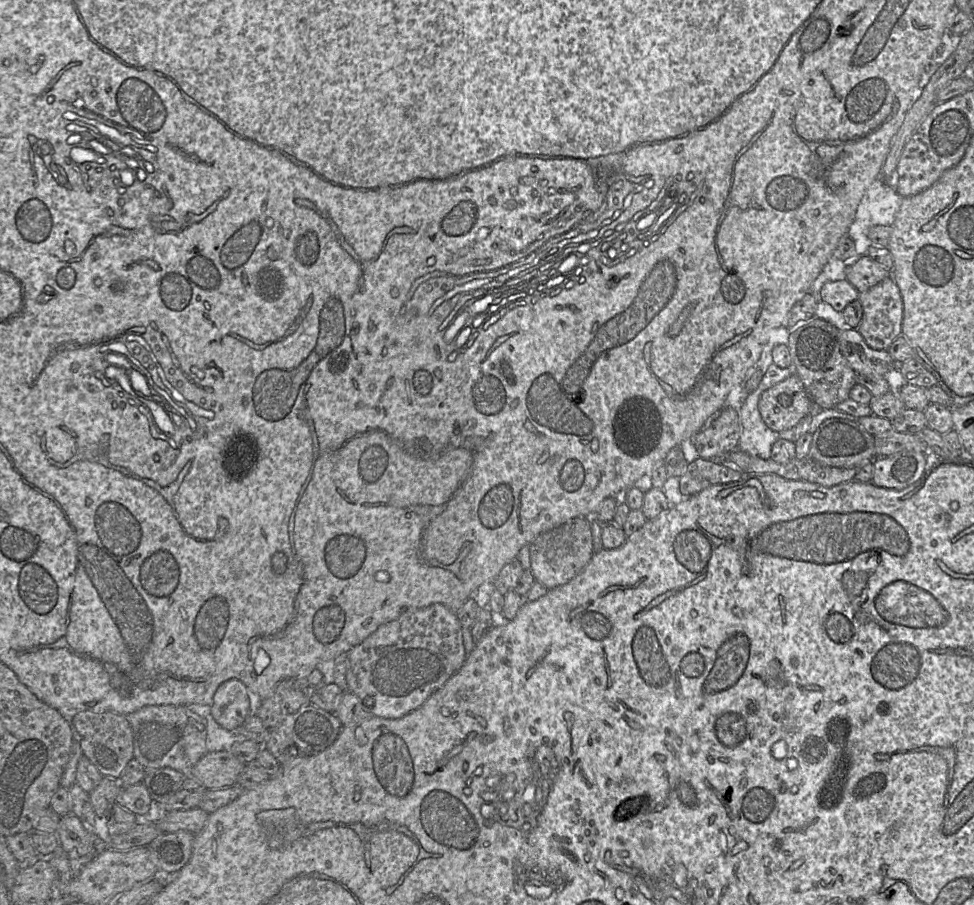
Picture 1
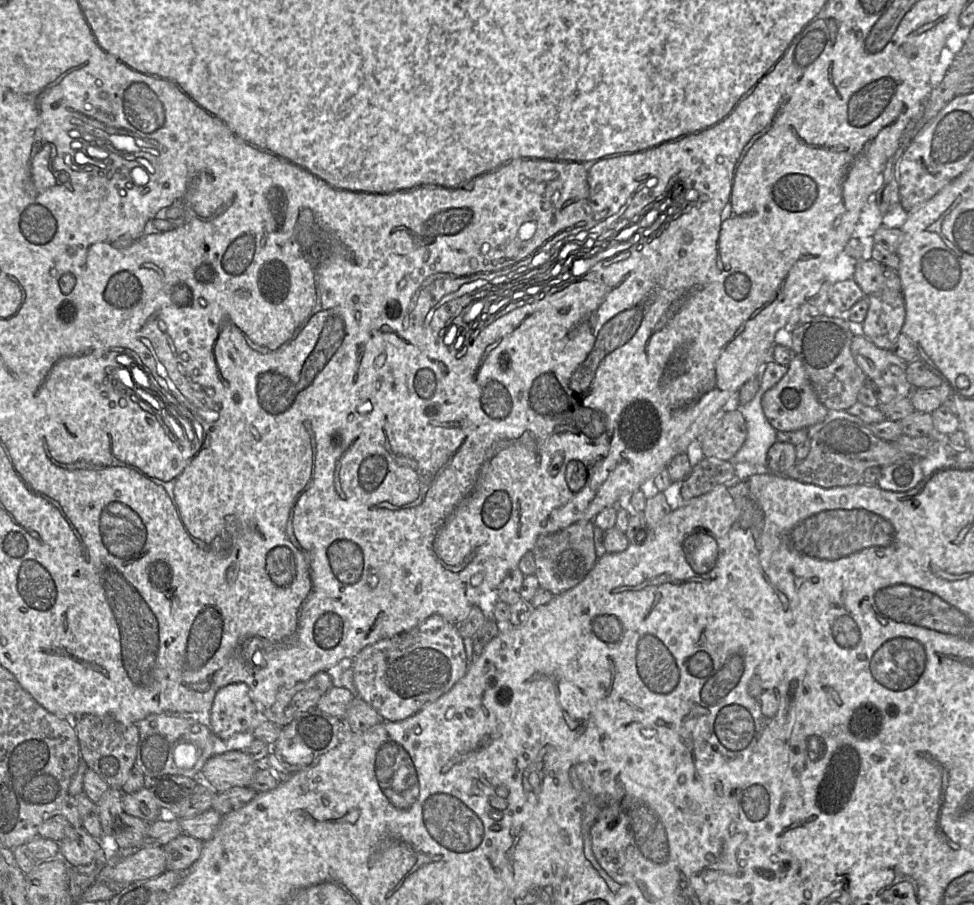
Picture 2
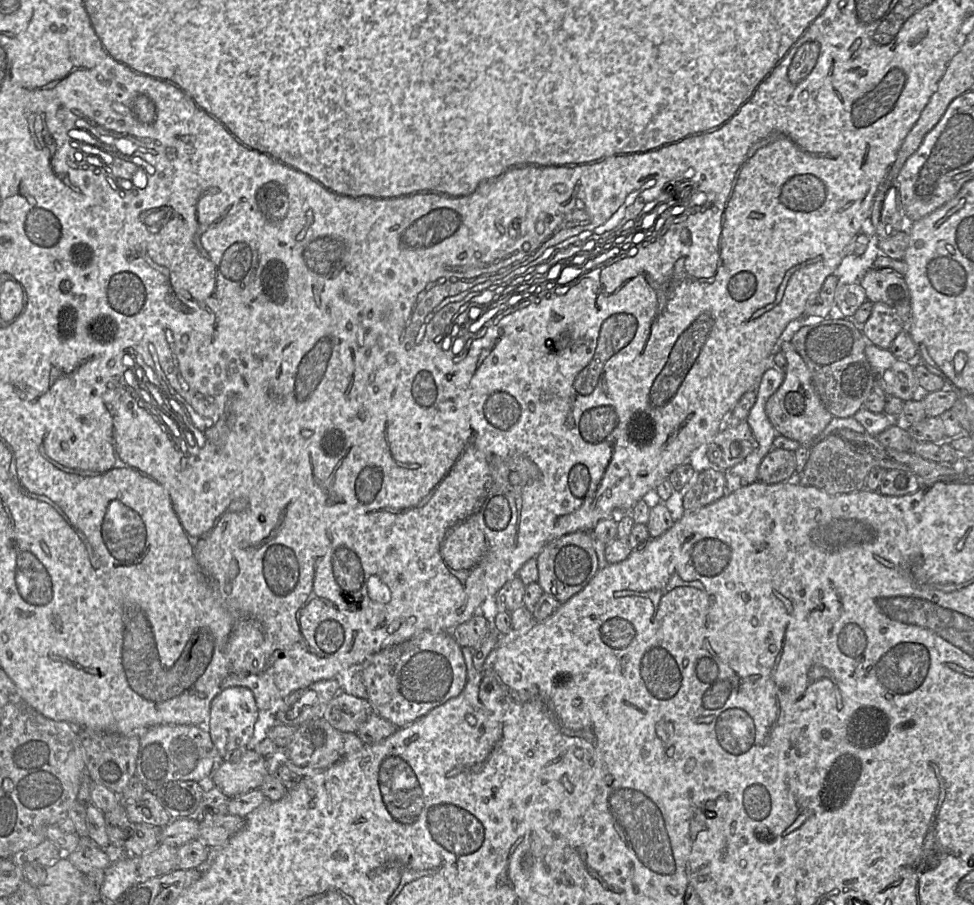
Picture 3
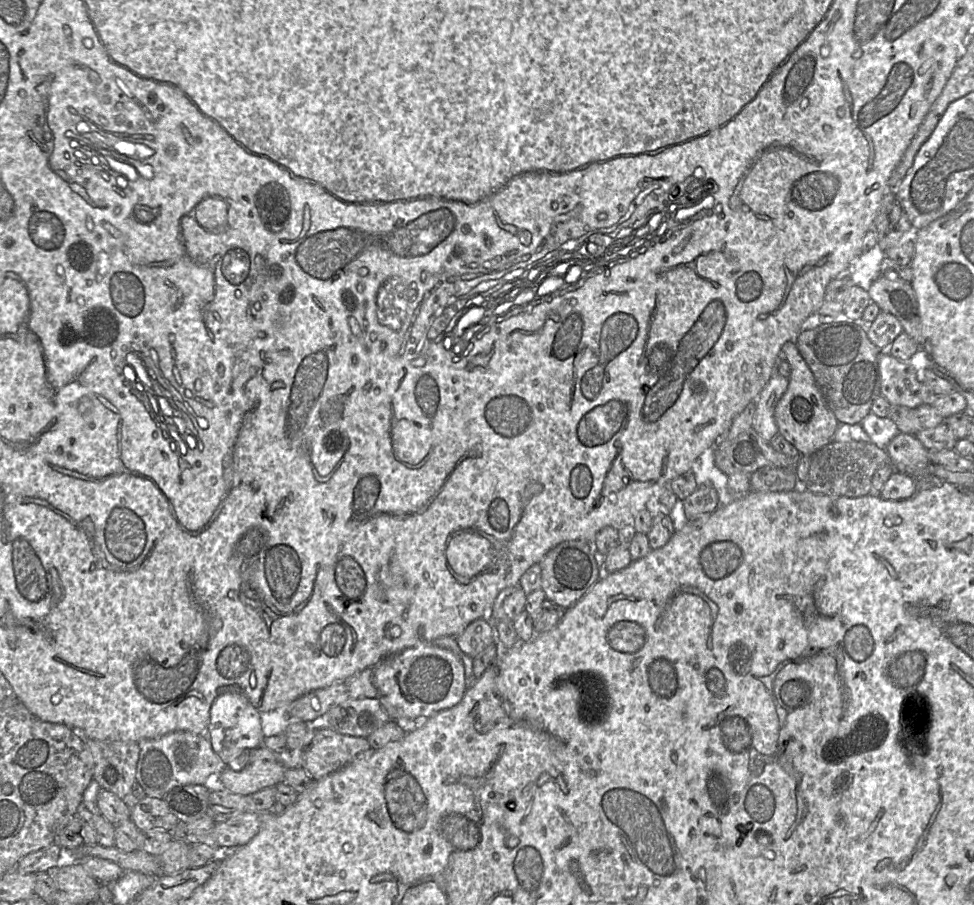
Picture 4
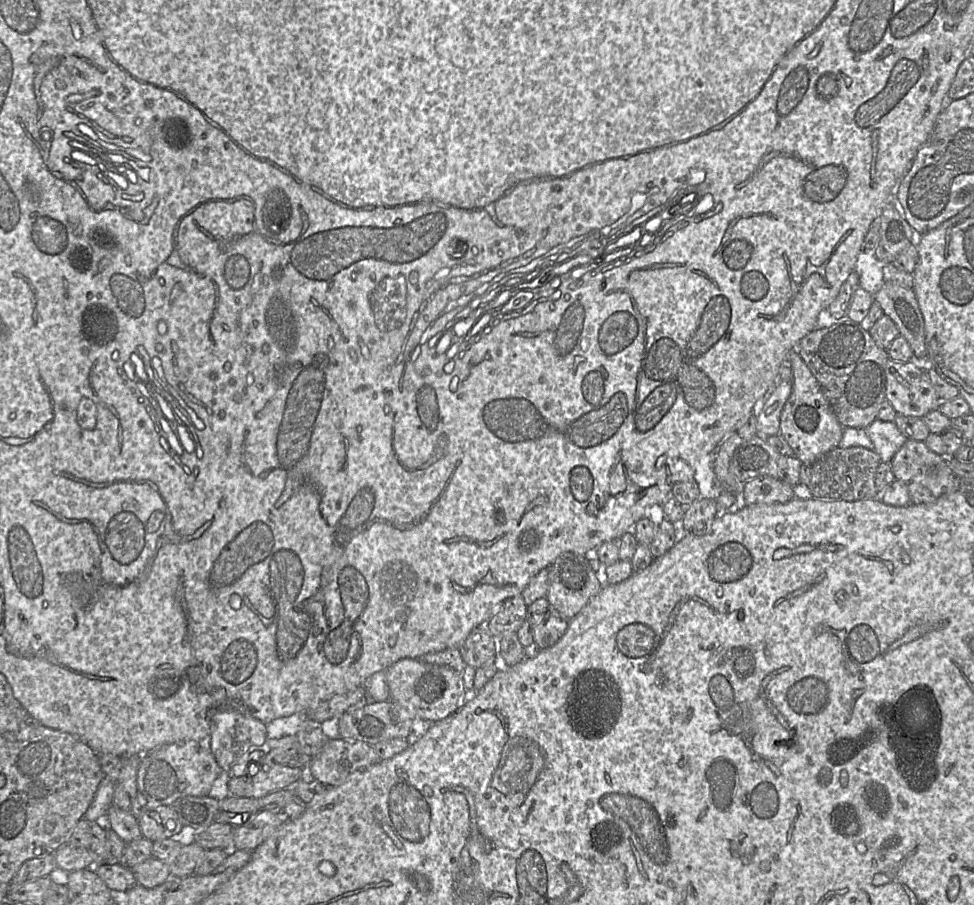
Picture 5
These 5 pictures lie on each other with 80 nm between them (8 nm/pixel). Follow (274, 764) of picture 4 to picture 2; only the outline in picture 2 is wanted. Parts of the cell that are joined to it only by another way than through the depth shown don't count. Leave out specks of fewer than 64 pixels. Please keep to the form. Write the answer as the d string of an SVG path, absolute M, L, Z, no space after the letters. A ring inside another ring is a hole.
M232 750L210 757L200 776L217 793L234 787L249 787L257 770L258 762L245 751Z

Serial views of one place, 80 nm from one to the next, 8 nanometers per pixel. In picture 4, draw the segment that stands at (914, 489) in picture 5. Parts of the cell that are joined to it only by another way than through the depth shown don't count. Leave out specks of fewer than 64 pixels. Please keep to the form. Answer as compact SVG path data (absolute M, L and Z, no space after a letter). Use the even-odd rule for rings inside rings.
M898 433L887 445L886 452L895 471L912 477L917 490L941 484L930 475L929 467L935 464L930 462L928 450L914 435Z

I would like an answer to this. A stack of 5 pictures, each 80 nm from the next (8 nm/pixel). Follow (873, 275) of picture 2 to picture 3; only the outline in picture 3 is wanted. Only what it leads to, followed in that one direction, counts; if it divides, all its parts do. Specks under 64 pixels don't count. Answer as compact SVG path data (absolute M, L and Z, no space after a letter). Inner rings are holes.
M871 268L860 280L860 285L865 290L867 300L891 306L906 329L912 321L912 306L910 291L903 276L893 269Z

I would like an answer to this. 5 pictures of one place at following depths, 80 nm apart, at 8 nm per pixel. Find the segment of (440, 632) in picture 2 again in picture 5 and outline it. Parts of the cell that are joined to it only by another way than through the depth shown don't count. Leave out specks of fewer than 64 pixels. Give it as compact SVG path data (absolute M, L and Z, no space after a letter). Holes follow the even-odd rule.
M403 658L385 671L389 701L406 709L419 727L437 722L457 712L470 695L464 687L462 673L447 666L423 663L420 659Z

